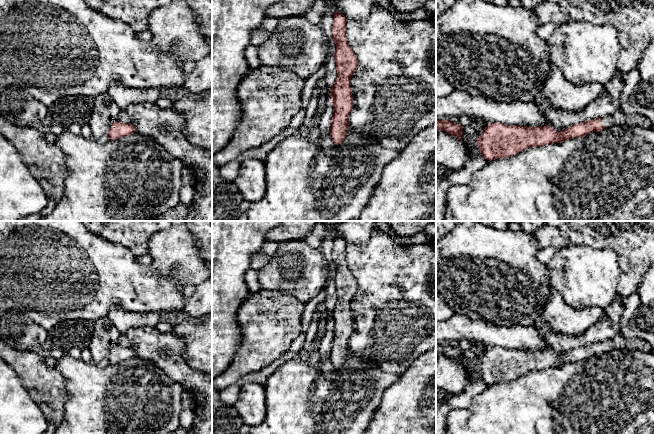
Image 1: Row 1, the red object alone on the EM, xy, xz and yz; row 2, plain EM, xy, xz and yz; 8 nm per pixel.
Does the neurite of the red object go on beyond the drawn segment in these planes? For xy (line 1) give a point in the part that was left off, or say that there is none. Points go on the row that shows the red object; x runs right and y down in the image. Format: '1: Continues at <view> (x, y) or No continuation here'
1: No continuation here

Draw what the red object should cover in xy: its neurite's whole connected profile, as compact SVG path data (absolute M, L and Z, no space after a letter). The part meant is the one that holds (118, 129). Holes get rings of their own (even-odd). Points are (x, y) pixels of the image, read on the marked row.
M115 121L108 132L108 136L109 139L113 141L120 139L124 136L128 136L134 132L135 132L135 126L133 124Z

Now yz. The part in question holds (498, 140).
M620 110L604 118L595 118L574 124L560 132L551 126L525 127L489 123L476 142L482 156L488 161L511 157L531 147L561 143L568 139L580 138L591 132L619 126L651 128L654 123L640 114L625 114Z

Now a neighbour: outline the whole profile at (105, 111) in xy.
M107 94L94 98L94 107L88 123L94 139L108 134L120 111L118 105Z

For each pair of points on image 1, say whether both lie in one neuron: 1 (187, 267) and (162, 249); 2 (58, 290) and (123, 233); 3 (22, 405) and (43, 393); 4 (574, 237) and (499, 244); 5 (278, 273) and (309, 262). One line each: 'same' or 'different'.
1: same
2: different
3: different
4: different
5: same

